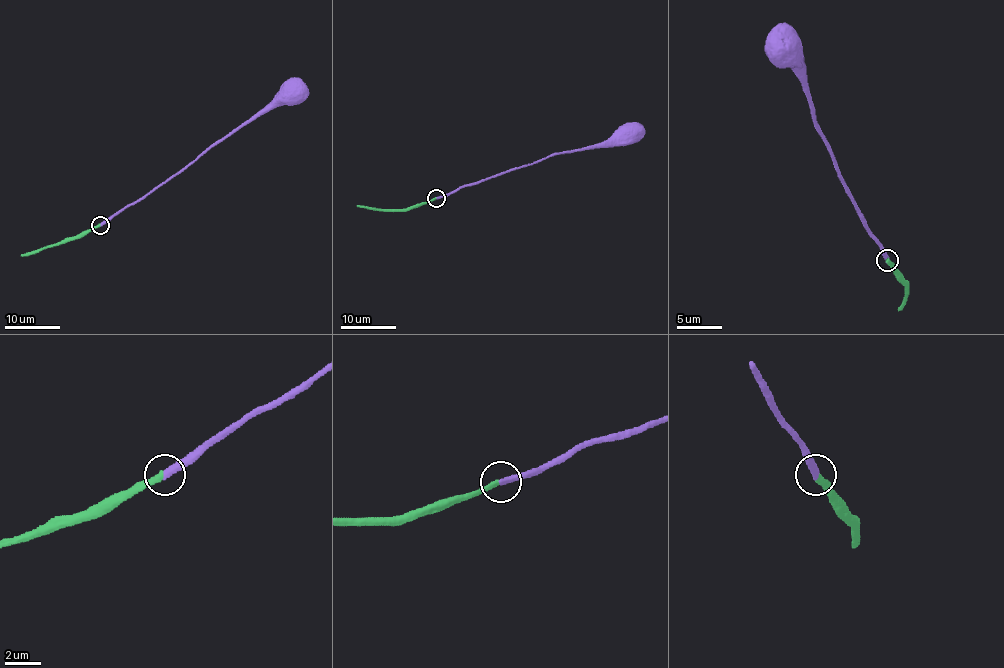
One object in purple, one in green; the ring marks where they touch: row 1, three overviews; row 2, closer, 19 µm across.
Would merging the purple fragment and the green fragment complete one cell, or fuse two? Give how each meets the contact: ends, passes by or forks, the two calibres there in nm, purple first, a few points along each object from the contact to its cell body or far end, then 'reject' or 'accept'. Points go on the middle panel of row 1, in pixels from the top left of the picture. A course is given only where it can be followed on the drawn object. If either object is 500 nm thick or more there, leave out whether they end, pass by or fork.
purple ends | green ends | 360/320 nm | purple via (436, 198), (558, 153), (600, 146), (625, 132) | green via (436, 198), (406, 209), (356, 206) | accept

